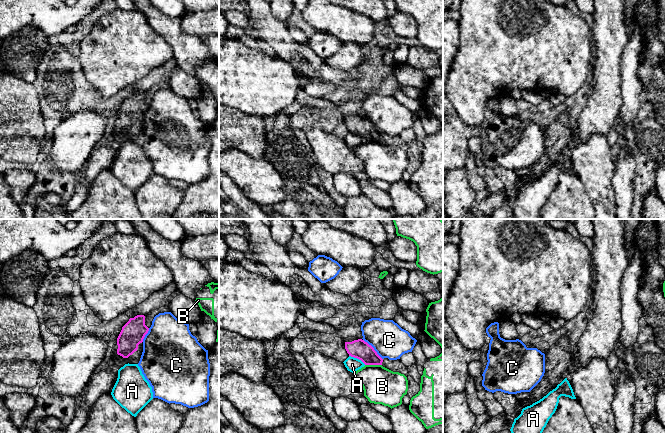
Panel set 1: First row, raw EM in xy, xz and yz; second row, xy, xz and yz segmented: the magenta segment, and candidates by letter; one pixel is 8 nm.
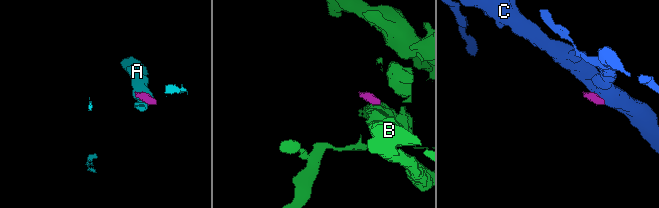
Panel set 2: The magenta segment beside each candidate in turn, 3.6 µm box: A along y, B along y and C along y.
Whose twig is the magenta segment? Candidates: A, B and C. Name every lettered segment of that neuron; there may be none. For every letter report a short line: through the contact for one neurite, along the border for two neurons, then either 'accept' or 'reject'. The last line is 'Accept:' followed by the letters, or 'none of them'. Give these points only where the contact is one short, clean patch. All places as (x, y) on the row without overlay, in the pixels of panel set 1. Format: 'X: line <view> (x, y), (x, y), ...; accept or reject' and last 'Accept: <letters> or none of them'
A: line xz (349, 131), (360, 135), (365, 140); reject
B: line xz (365, 140), (381, 141); reject
C: line xz (363, 115), (382, 135); reject
Accept: none of them

